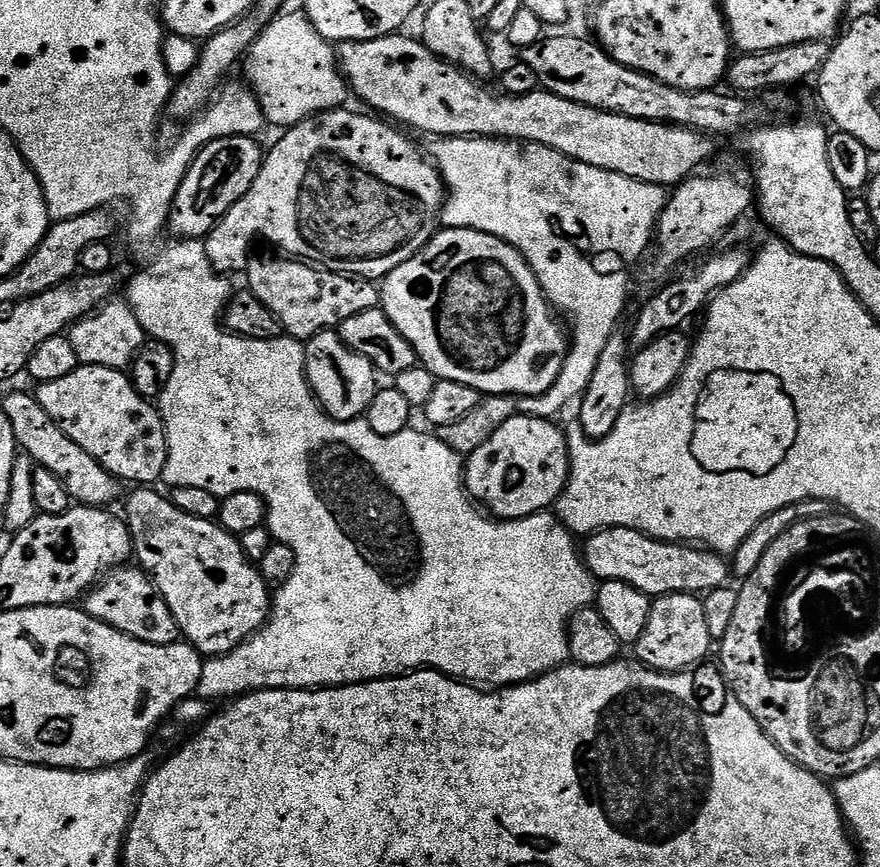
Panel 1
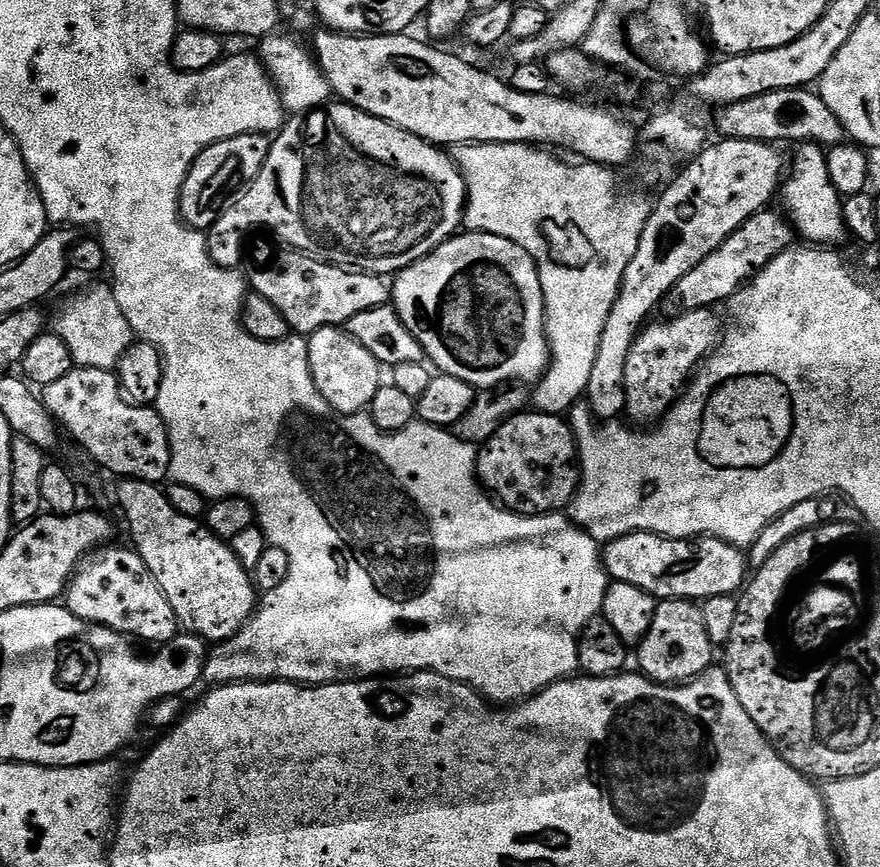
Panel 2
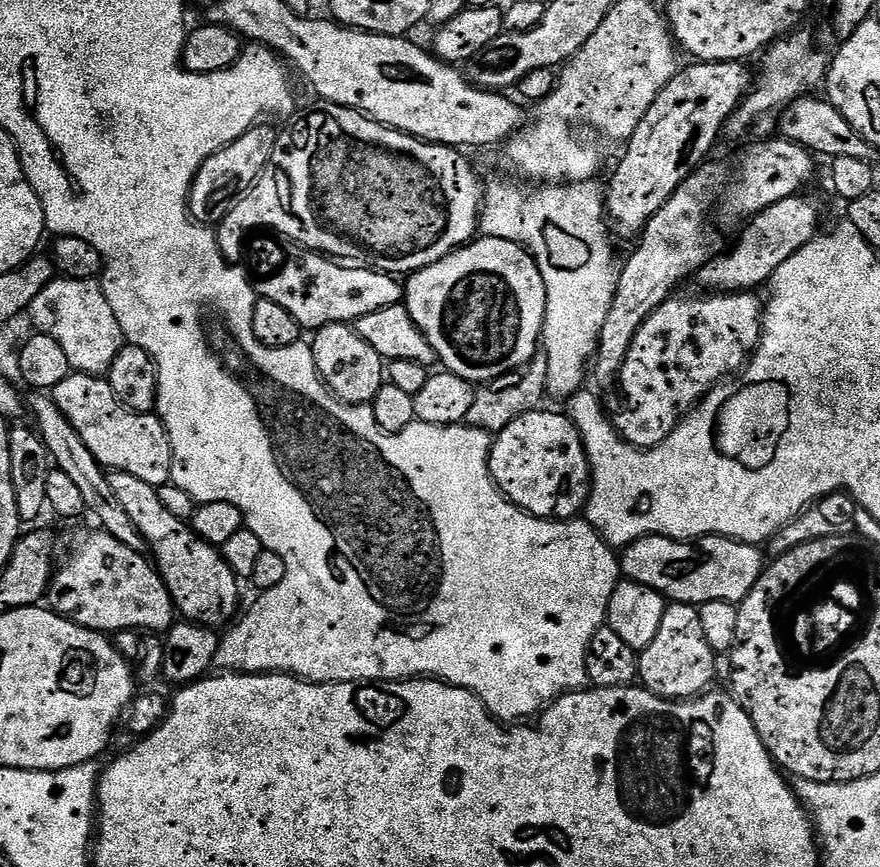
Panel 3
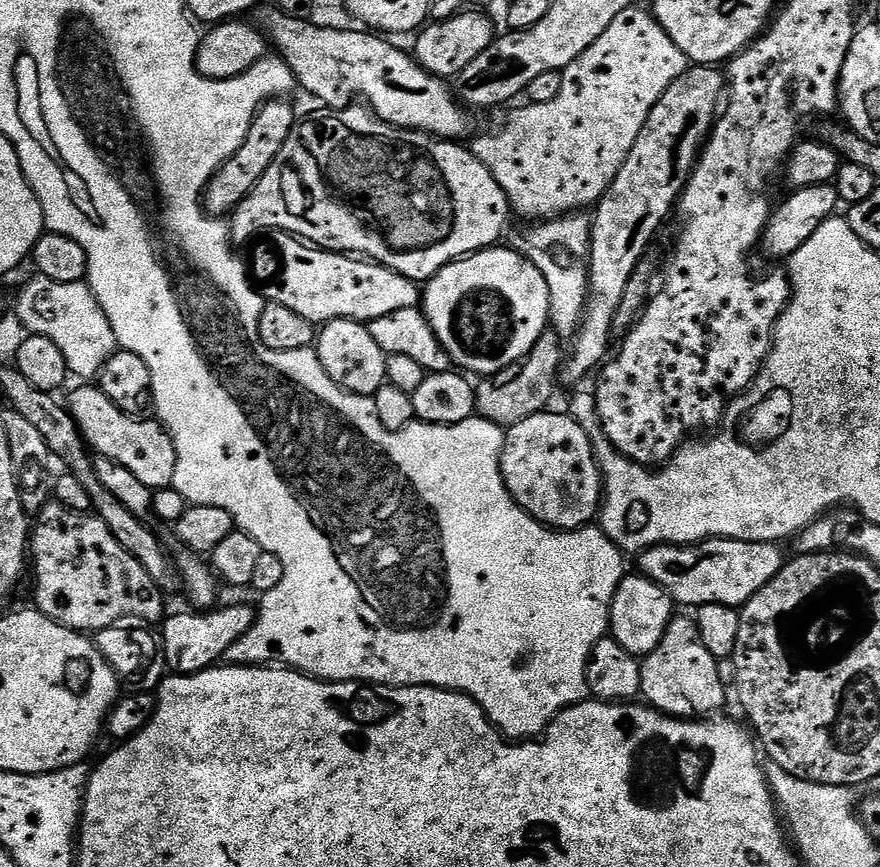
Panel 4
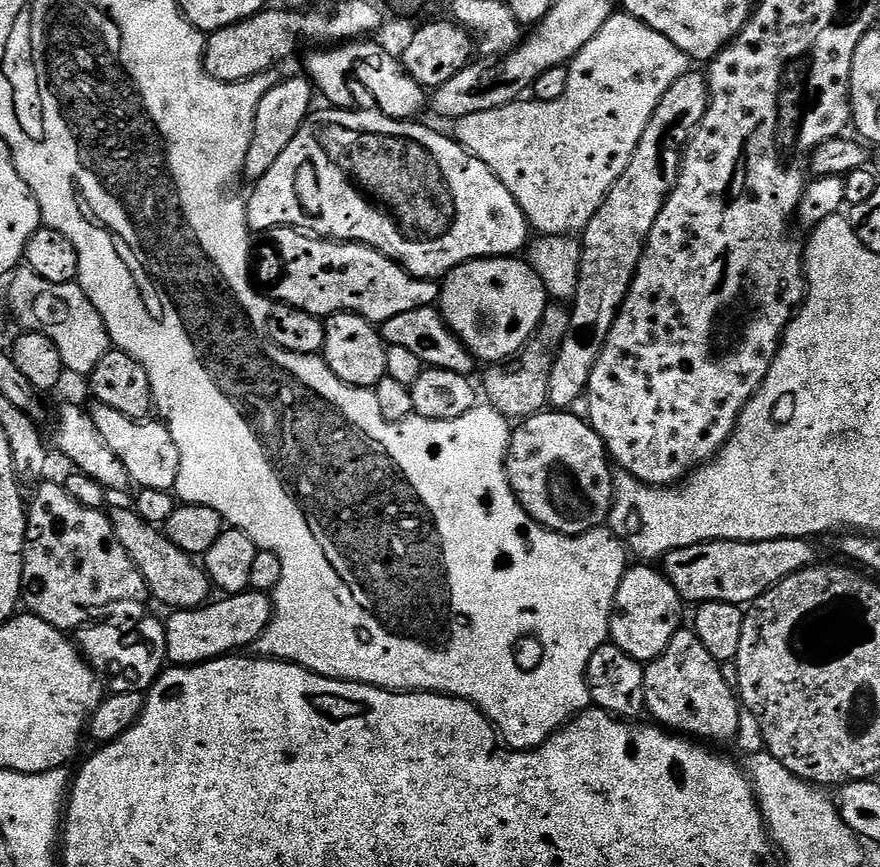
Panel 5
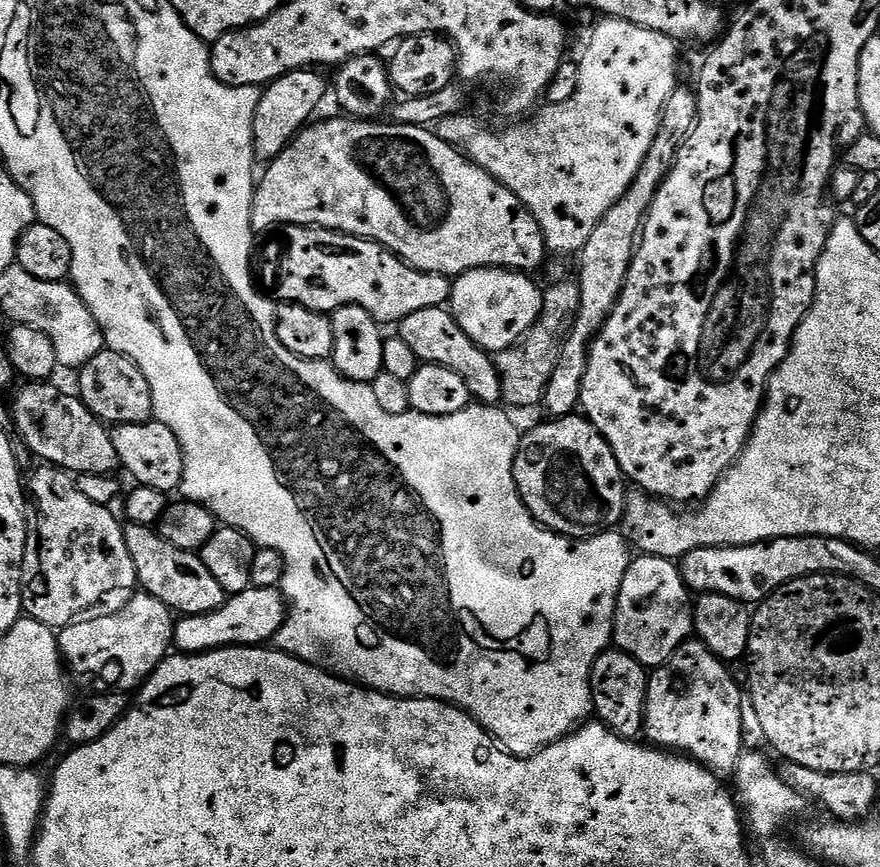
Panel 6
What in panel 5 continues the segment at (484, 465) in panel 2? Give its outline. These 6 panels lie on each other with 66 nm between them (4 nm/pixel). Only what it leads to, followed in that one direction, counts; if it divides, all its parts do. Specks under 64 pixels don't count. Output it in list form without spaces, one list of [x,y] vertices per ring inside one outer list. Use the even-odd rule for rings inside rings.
[[[545,410],[528,417],[517,428],[520,429],[511,433],[508,442],[506,471],[512,493],[528,515],[544,528],[558,532],[561,536],[581,536],[595,528],[605,527],[612,515],[613,465],[602,438],[587,419],[575,416],[571,410]]]

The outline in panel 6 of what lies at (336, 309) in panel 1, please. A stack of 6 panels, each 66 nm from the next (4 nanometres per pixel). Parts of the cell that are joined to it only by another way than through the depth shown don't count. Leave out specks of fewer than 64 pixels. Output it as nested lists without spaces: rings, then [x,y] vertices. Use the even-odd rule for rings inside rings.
[[[278,224],[255,237],[252,246],[252,282],[267,300],[301,304],[325,314],[331,314],[347,304],[357,304],[384,326],[395,325],[418,310],[447,305],[452,295],[452,280],[449,277],[419,272],[412,265],[405,264],[389,248],[383,248],[373,240],[347,236],[345,232],[332,232],[329,228],[304,228],[301,224]]]

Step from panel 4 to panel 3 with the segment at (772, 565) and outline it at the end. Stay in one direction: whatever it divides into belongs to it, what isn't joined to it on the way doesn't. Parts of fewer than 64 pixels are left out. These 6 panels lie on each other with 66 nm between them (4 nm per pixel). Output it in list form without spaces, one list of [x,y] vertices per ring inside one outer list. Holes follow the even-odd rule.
[[[643,536],[623,549],[618,559],[623,579],[650,586],[650,590],[660,592],[677,604],[697,606],[706,602],[730,602],[738,605],[754,589],[754,584],[766,567],[765,553],[757,545],[731,540],[728,536],[701,536],[695,542],[671,540],[668,536]]]

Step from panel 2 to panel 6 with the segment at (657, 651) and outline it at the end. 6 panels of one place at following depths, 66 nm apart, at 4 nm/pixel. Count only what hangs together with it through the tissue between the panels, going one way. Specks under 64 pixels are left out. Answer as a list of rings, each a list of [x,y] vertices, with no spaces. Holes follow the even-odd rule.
[[[689,638],[682,646],[678,646],[678,650],[674,650],[672,657],[662,667],[649,675],[644,703],[644,732],[647,743],[661,750],[683,754],[701,764],[703,768],[708,768],[718,778],[731,777],[735,773],[736,763],[745,747],[746,700],[742,695],[741,685],[740,688],[736,685],[736,680],[728,673],[728,668],[729,665],[718,659],[699,639]]]

